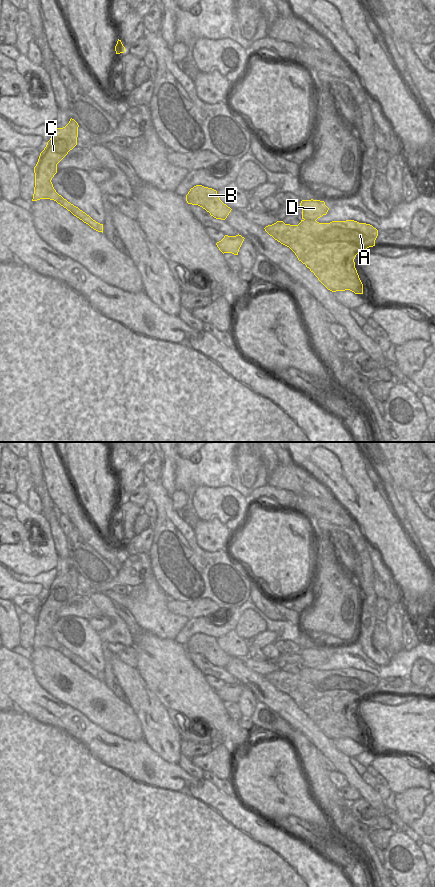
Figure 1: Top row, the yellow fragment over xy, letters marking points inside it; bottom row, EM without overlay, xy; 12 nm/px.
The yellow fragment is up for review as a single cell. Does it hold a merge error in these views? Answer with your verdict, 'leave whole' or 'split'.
split

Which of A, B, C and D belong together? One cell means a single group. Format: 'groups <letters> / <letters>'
groups A B C / D

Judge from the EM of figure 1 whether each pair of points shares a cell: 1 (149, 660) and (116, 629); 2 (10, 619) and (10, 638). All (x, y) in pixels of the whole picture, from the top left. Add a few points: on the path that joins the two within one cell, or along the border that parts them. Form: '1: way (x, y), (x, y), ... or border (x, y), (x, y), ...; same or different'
1: border (133, 639), (131, 645); different
2: way (10, 624), (10, 633); same

